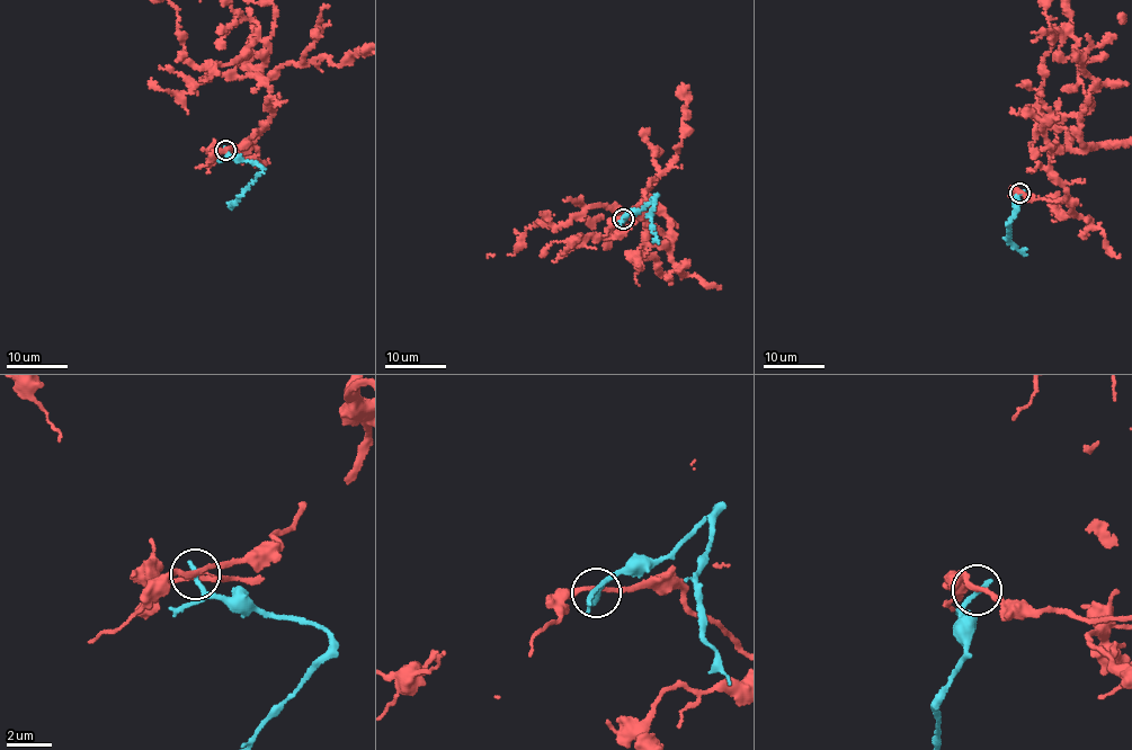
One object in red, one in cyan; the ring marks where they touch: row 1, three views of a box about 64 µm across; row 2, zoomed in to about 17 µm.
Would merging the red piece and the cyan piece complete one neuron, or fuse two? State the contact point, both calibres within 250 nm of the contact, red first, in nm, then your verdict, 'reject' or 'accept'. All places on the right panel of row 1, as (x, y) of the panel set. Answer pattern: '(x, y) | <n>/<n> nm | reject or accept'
(1019, 193) | 200/190 nm | reject

